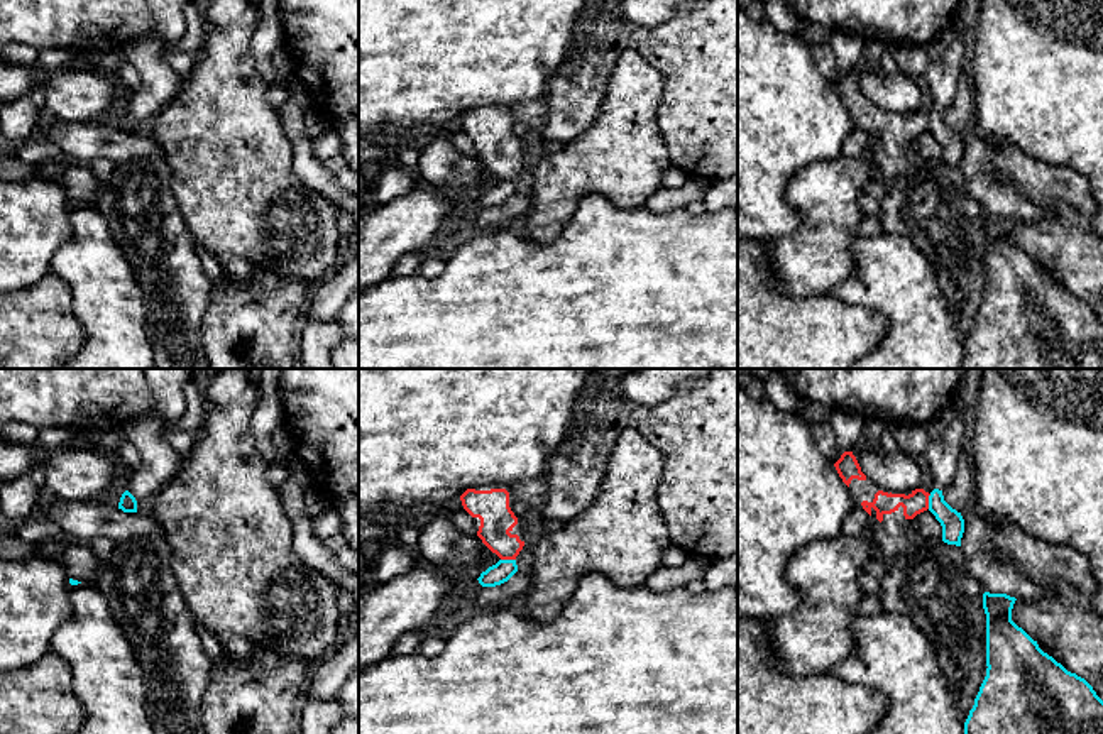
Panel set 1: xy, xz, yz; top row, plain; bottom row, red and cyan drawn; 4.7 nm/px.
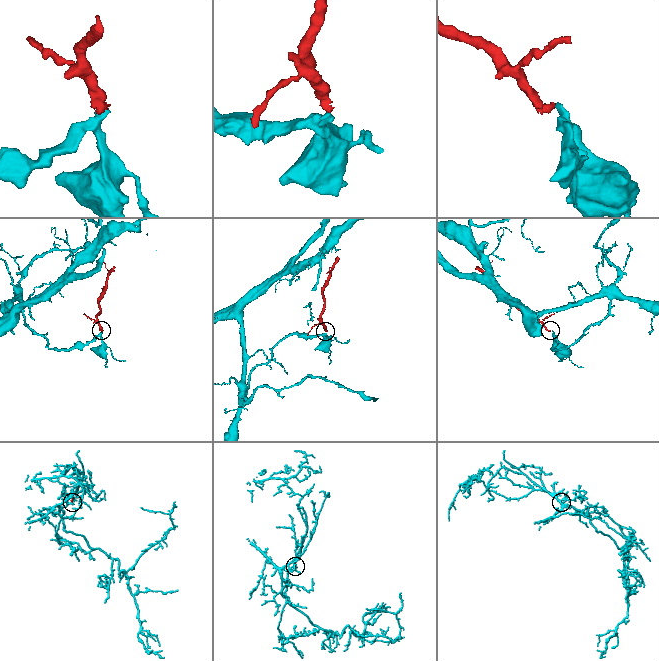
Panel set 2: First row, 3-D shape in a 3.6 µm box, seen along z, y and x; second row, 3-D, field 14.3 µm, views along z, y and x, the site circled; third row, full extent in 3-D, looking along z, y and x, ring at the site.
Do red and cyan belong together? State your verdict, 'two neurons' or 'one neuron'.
two neurons

